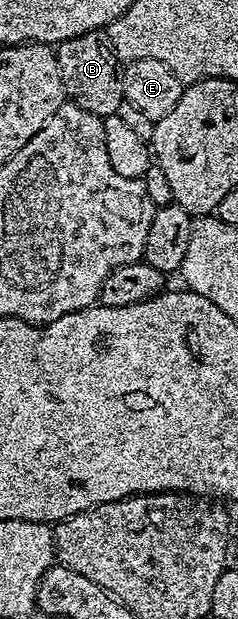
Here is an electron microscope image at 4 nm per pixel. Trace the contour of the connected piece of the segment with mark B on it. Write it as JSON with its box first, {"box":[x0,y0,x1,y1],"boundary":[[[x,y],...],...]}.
{"box":[55,29,125,118],"boundary":[[[94,29],[59,42],[55,49],[55,58],[61,67],[63,92],[69,98],[70,104],[102,118],[118,114],[121,103],[125,100],[121,62],[104,30]]]}

